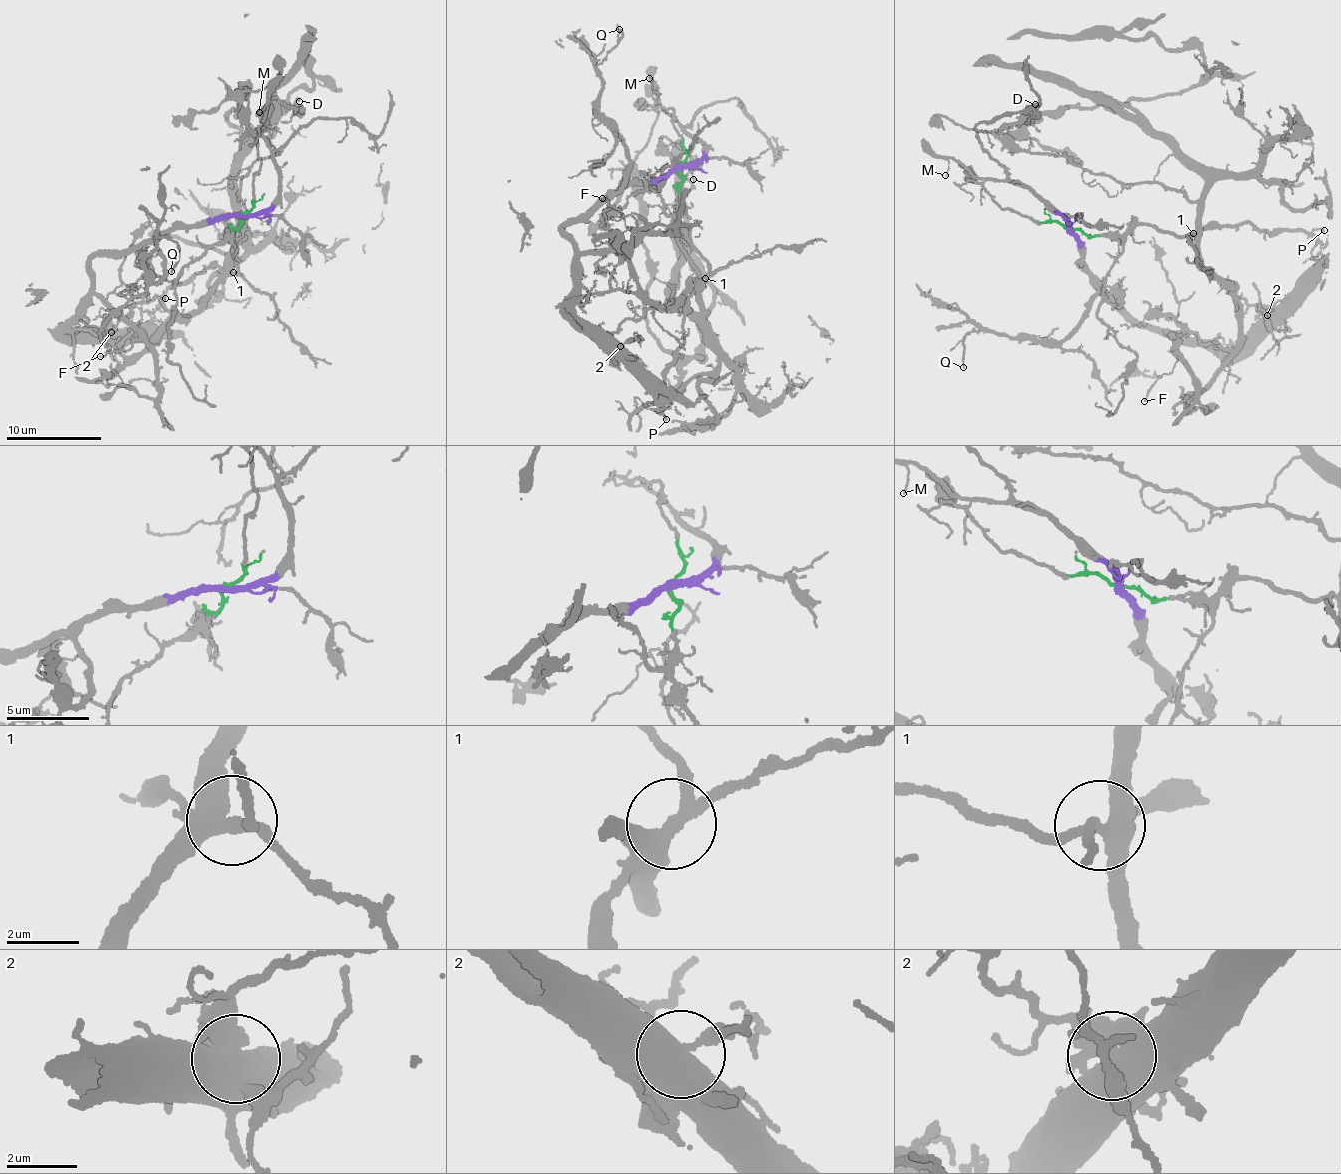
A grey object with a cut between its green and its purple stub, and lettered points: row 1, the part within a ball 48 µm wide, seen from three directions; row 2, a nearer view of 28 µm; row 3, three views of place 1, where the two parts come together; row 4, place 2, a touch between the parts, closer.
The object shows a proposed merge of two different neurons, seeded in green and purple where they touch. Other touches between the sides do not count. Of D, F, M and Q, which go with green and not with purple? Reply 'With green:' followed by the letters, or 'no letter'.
With green: D

